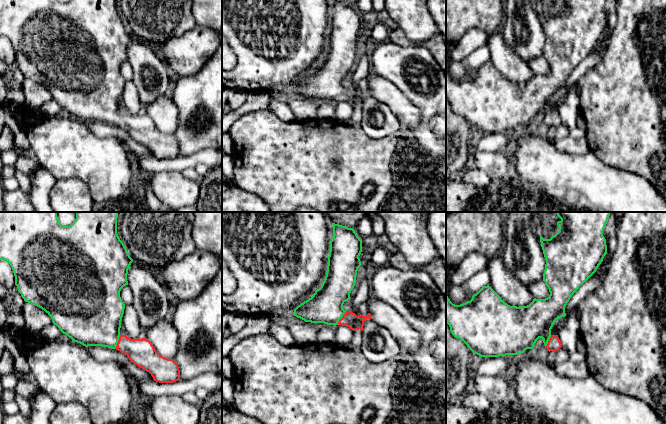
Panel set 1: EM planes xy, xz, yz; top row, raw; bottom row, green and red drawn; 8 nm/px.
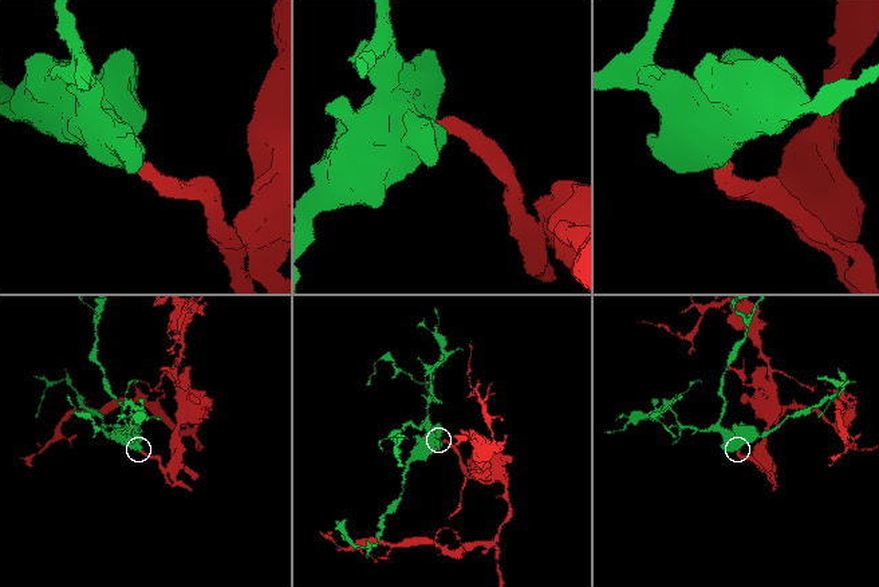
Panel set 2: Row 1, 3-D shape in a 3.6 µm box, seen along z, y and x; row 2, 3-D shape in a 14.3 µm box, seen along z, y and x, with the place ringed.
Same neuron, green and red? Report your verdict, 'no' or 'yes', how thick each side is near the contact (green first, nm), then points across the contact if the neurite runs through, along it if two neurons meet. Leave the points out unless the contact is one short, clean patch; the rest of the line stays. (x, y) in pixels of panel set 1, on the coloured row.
yes; 420 nm thick on the green side, 220 nm on the other; runs through xy (95, 320), (117, 342), (141, 352)

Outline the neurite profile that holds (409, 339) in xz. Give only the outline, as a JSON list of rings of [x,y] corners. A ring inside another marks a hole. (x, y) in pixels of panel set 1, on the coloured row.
[[[369,296],[366,301],[372,320],[389,330],[402,350],[412,354],[421,346],[421,335],[392,306]]]

